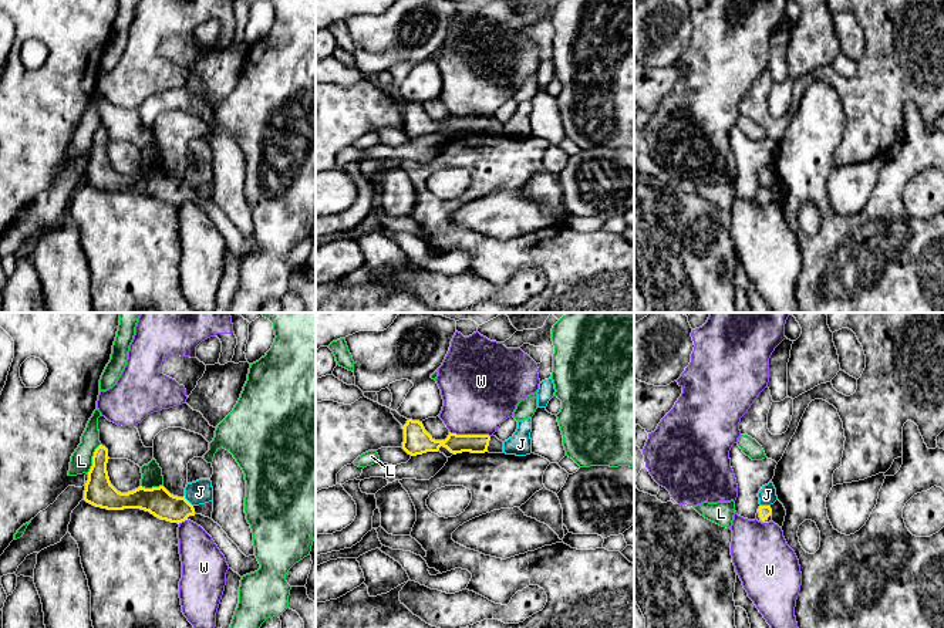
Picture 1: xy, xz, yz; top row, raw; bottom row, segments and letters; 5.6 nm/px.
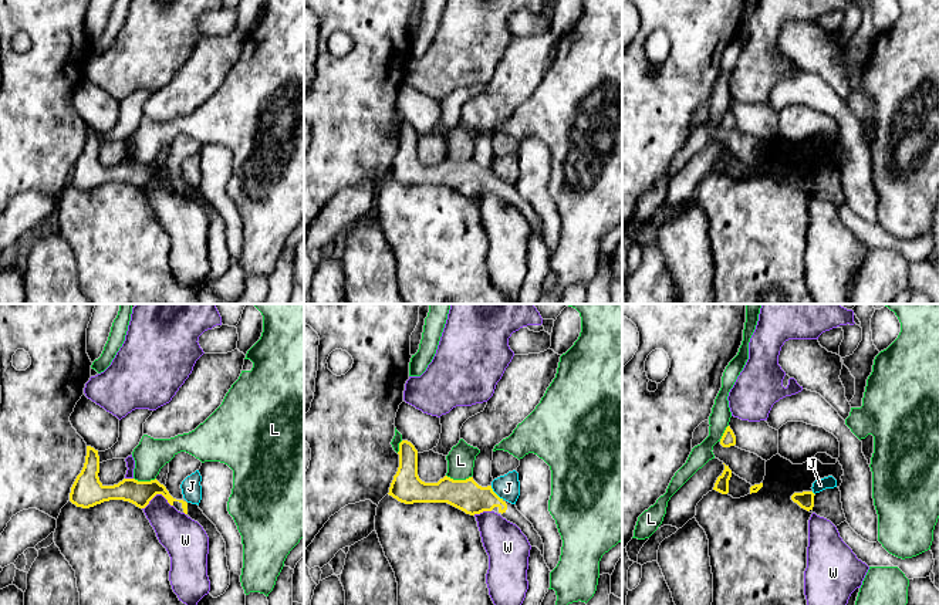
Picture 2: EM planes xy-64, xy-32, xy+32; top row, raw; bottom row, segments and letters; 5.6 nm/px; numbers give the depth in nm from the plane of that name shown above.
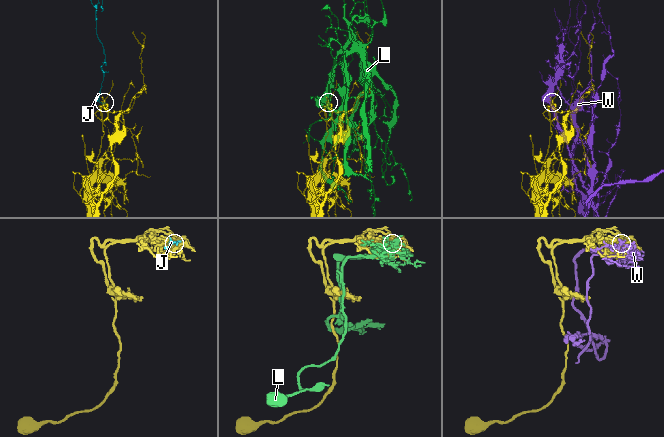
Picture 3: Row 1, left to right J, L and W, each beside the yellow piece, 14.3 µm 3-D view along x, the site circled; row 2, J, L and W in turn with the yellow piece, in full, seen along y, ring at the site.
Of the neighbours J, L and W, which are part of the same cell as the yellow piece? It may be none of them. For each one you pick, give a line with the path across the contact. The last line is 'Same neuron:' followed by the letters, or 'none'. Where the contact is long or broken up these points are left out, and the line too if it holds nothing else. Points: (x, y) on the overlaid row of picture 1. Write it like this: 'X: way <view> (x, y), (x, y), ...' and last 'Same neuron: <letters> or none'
Same neuron: none

